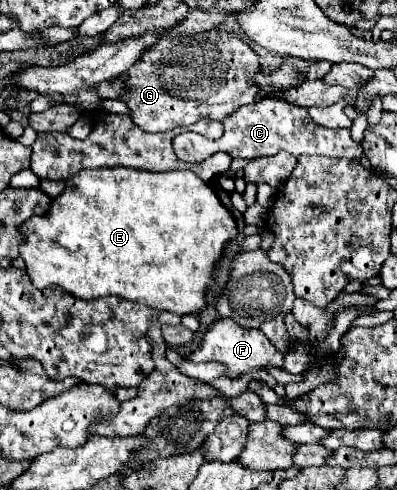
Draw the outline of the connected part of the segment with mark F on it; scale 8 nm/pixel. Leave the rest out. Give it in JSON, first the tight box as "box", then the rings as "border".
{"box":[187,319,283,379],"border":[[[217,319],[207,333],[203,335],[201,343],[197,345],[197,349],[193,353],[187,355],[189,361],[193,363],[201,363],[201,361],[217,361],[221,365],[227,367],[225,375],[229,379],[237,379],[245,373],[251,373],[255,369],[263,369],[263,367],[281,367],[283,365],[283,353],[279,353],[279,349],[275,349],[275,345],[259,331],[259,329],[245,329],[241,325],[237,325],[231,319]]]}

